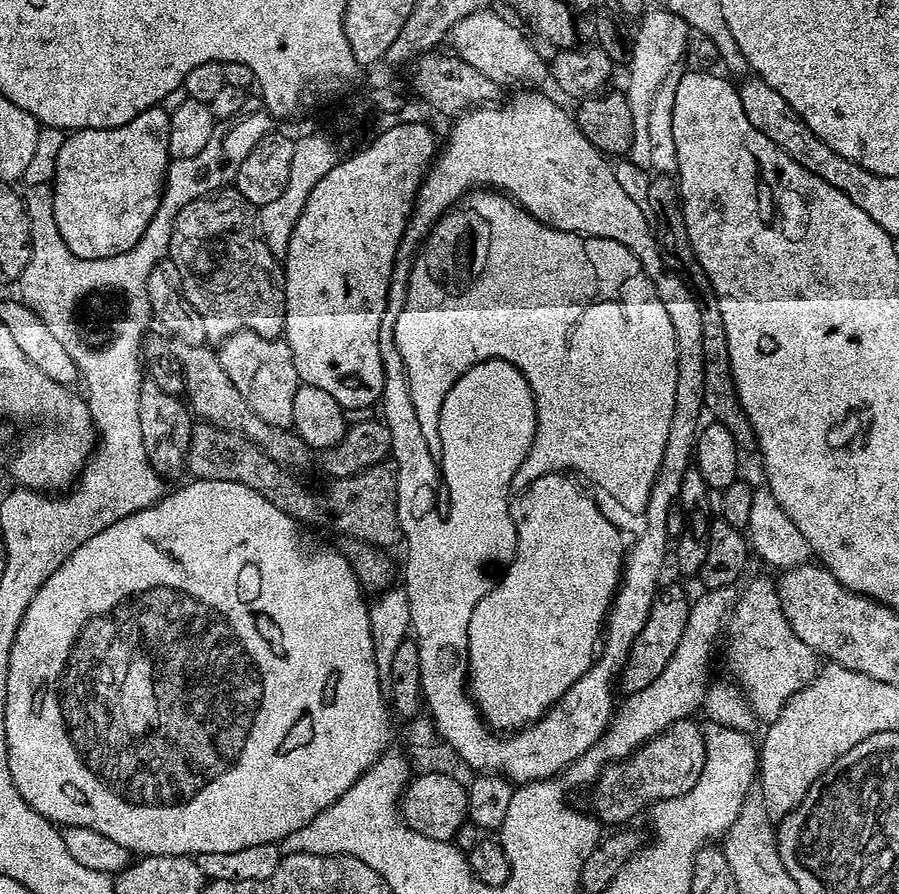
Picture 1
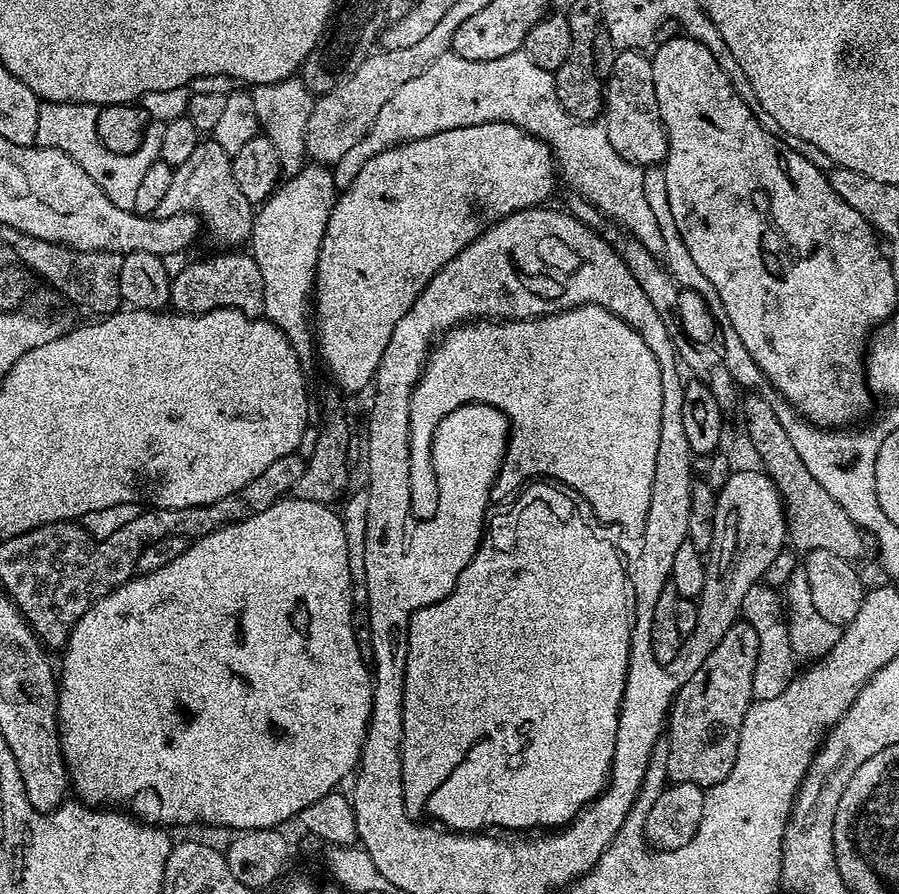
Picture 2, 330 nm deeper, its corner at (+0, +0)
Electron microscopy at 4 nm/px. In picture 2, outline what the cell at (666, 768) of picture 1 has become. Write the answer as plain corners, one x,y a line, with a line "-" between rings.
737,622
726,630
710,658
679,685
666,725
669,781
694,782
707,790
730,774
738,754
739,734
748,716
748,703
754,700
752,683
757,662
758,634
754,634
754,626

